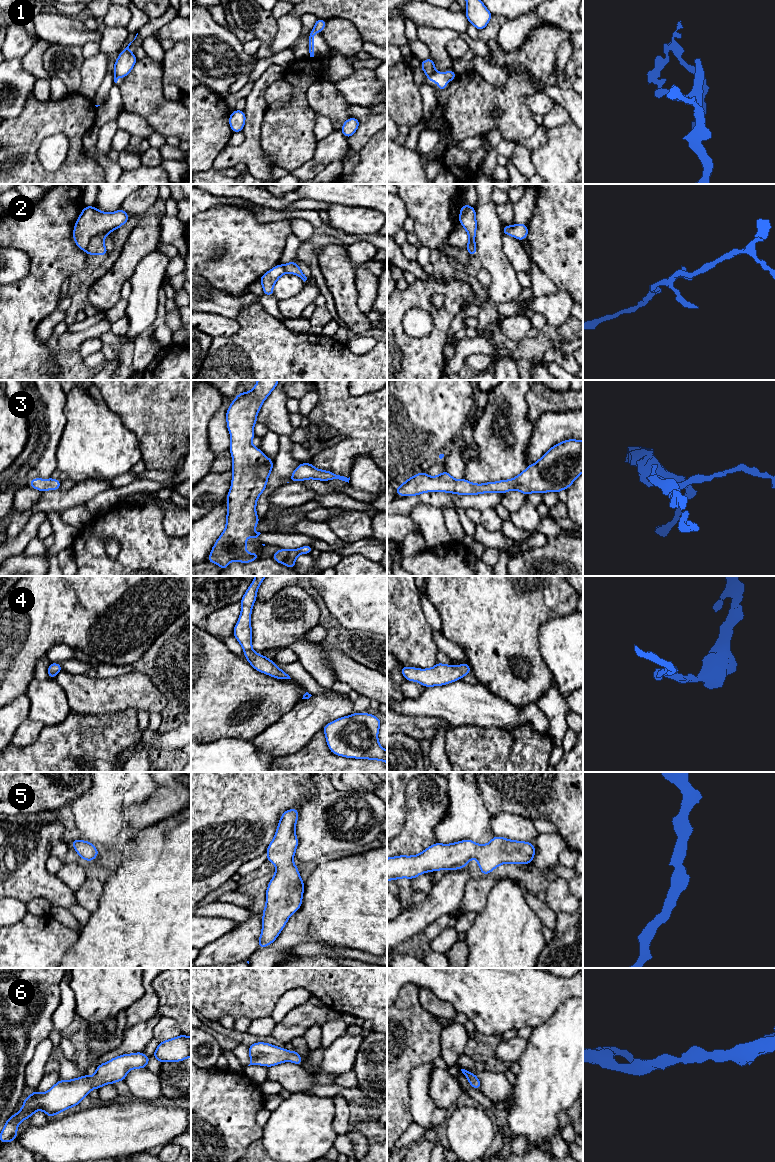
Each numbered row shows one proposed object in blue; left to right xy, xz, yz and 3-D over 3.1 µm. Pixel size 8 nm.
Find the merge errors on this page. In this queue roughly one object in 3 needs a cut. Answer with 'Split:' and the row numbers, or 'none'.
Split: 1

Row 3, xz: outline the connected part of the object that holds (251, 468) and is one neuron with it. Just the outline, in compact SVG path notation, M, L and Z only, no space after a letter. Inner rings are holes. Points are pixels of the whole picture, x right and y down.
M258 380L256 385L248 393L241 392L232 401L226 412L228 431L231 436L230 452L233 459L232 482L229 493L227 494L227 517L226 527L223 533L215 542L209 558L210 563L216 563L221 571L227 568L231 561L249 563L259 559L257 550L252 554L246 553L246 538L257 538L261 533L254 533L257 523L261 520L256 516L256 503L261 493L267 486L267 479L273 469L273 460L266 457L264 453L251 444L255 437L253 426L257 423L257 414L273 389L278 385L279 380Z

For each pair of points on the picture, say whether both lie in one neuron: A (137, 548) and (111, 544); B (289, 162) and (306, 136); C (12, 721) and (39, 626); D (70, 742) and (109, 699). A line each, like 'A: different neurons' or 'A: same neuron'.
A: different neurons
B: same neuron
C: different neurons
D: different neurons

